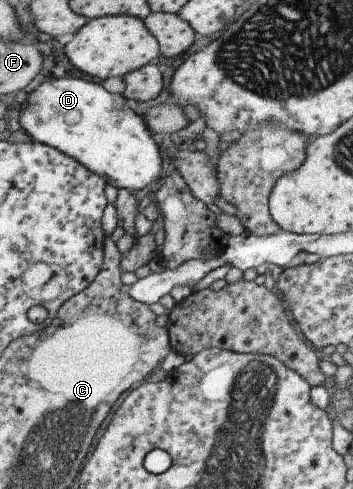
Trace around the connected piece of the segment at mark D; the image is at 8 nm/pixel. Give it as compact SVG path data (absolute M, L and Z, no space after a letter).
M50 76L28 94L24 105L18 110L19 123L32 140L58 148L62 153L77 159L90 171L102 175L108 184L118 190L124 188L133 192L136 189L144 189L162 173L162 151L143 116L134 113L126 100L124 95L106 91L101 83L80 77Z

